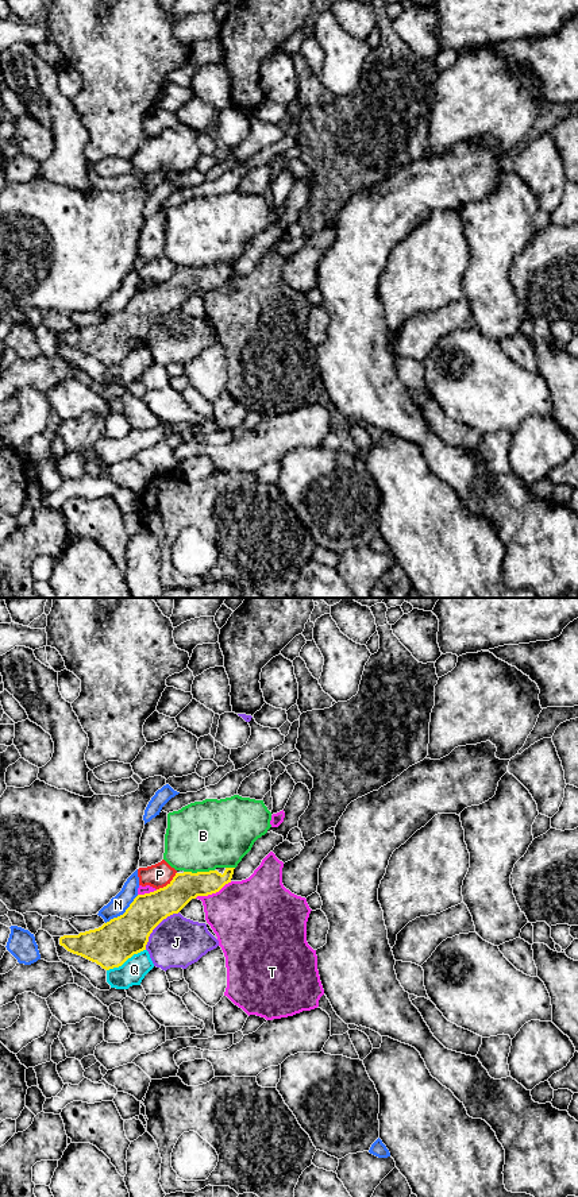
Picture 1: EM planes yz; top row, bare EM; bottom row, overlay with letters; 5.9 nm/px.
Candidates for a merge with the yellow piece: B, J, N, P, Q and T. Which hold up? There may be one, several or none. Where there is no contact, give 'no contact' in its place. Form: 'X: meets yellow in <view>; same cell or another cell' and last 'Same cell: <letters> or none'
B: meets yellow in yz; another cell
J: meets yellow in yz; another cell
N: meets yellow in yz; another cell
P: meets yellow in yz; another cell
Q: meets yellow in yz; another cell
T: meets yellow in yz; another cell
Same cell: none

